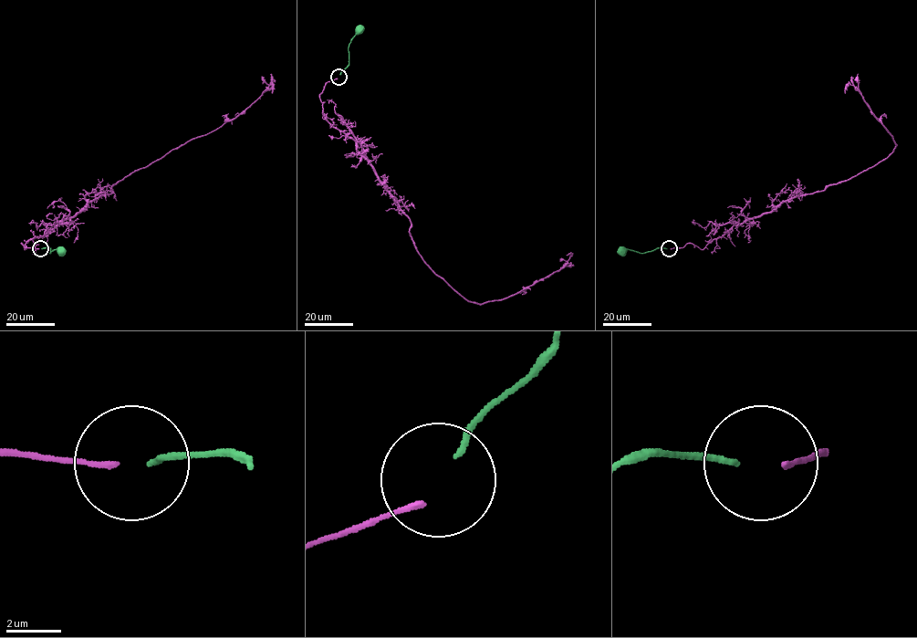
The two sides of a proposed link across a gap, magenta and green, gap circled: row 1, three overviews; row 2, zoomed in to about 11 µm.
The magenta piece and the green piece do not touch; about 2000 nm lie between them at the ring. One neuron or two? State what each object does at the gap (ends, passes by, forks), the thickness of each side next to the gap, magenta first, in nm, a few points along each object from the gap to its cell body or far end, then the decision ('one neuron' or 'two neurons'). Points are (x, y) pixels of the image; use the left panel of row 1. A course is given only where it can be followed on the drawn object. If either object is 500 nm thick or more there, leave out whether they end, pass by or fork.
magenta ends there; green ends there; 220 nm thick on the magenta side, 200 nm on the other; magenta runs (39, 248), (21, 244), (25, 249), (29, 240), (110, 193), (124, 177), (230, 121), (272, 83), (272, 93); green runs (41, 248), (50, 248), (49, 253), (61, 250); one neuron

